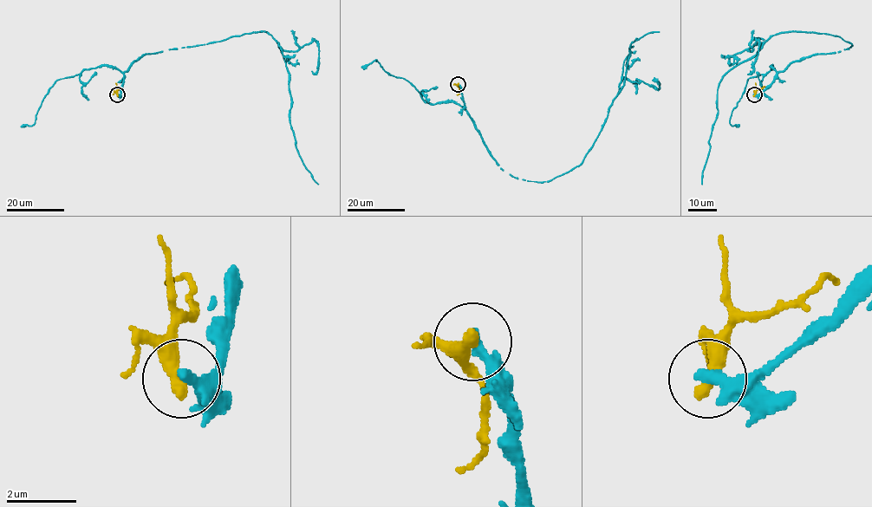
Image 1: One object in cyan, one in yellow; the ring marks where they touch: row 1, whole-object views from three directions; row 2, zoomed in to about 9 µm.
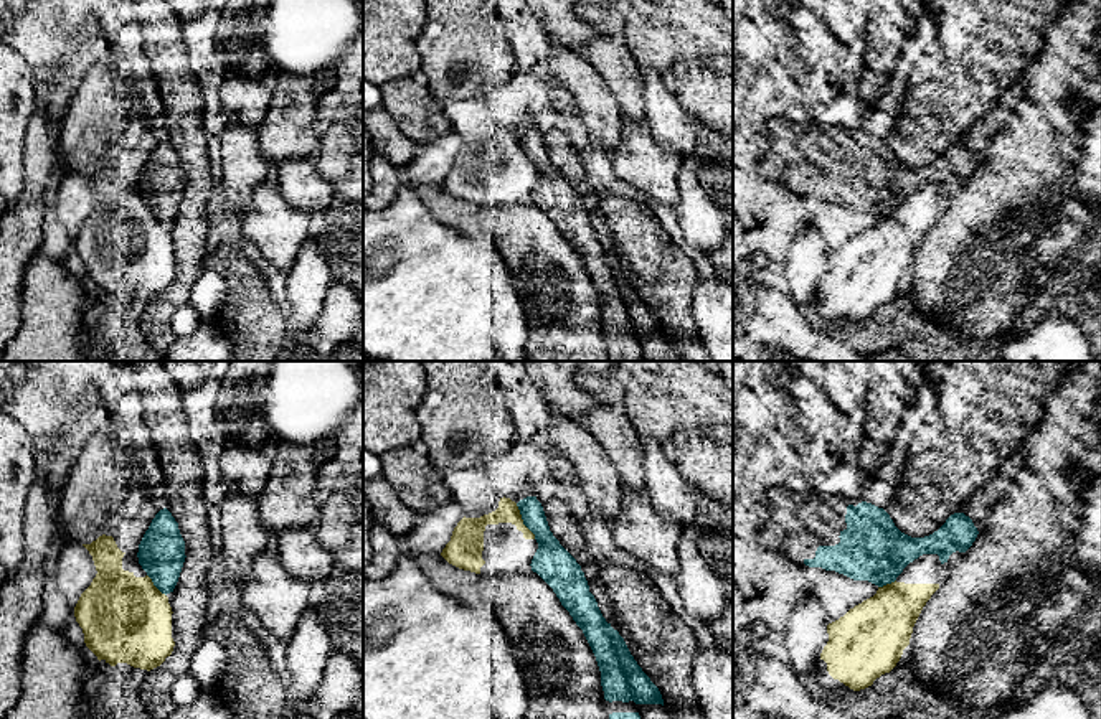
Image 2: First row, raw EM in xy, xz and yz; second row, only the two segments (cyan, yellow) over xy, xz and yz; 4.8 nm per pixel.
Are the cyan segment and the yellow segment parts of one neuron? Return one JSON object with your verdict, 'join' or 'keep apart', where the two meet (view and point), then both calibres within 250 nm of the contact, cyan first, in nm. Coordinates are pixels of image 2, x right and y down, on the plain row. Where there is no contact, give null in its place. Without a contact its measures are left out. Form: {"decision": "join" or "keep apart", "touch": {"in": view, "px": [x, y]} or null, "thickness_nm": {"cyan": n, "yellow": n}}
{"decision": "keep apart", "touch": {"in": "xz", "px": [524, 152]}, "thickness_nm": {"cyan": 180, "yellow": 110}}

